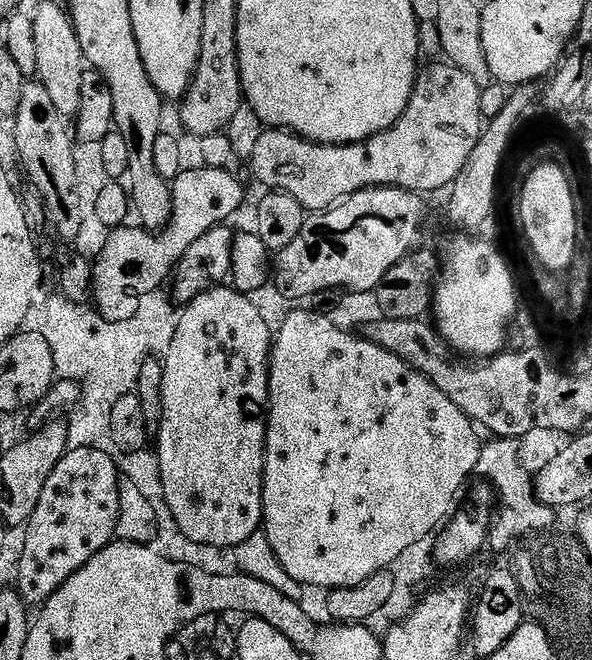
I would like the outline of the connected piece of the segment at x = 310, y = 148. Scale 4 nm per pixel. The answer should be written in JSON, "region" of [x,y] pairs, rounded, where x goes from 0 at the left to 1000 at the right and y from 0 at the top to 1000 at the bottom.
{"region":[[[725,97],[730,98],[718,109],[715,105],[704,114],[696,147],[679,179],[672,179],[666,191],[632,203],[608,218],[530,218],[497,200],[448,197],[443,209],[436,209],[436,221],[429,226],[422,244],[434,276],[448,279],[448,286],[481,291],[490,294],[490,300],[503,300],[503,306],[520,324],[552,321],[574,305],[620,285],[684,285],[688,291],[704,294],[736,291],[742,285],[755,286],[774,270],[814,202],[814,177],[809,167],[813,133],[807,124],[801,124],[801,118],[794,118],[794,112],[780,112],[780,106],[774,106],[764,97]]]}

